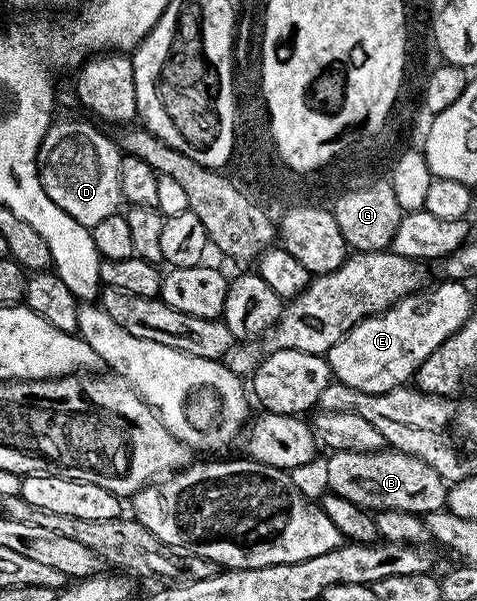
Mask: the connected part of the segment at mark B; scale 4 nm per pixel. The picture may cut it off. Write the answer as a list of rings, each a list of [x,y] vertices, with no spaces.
[[[392,447],[376,449],[374,453],[363,451],[333,451],[327,457],[327,483],[328,492],[343,495],[343,499],[351,499],[361,509],[370,511],[387,510],[409,512],[418,515],[427,513],[440,513],[446,508],[445,495],[447,482],[423,459],[410,453],[401,453]]]

